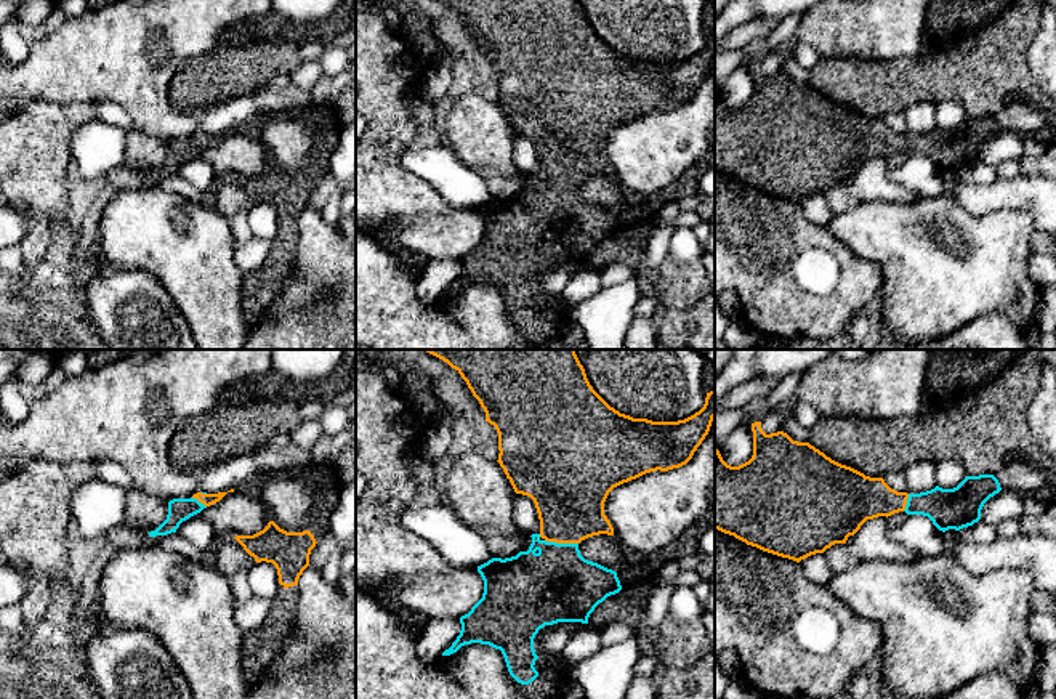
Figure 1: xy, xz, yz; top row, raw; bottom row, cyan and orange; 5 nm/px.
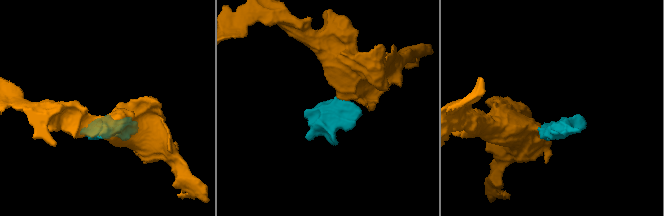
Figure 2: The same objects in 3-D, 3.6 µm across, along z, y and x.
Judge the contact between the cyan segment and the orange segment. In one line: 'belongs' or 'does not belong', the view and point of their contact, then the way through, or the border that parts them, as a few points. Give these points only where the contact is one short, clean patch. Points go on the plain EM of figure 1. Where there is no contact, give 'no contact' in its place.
belongs; contact xz (561, 185); way xz (558, 225), (558, 194), (561, 185), (569, 137)

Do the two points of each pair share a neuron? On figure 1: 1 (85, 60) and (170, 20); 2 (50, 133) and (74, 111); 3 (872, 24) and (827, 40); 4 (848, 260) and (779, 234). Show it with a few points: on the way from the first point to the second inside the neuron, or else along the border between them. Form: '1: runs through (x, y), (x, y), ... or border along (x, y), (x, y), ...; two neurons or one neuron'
1: runs through (106, 55), (119, 53), (149, 26); one neuron
2: runs through (56, 127), (68, 117); one neuron
3: runs through (861, 29), (838, 29); one neuron
4: runs through (830, 242), (816, 234), (797, 234); one neuron

